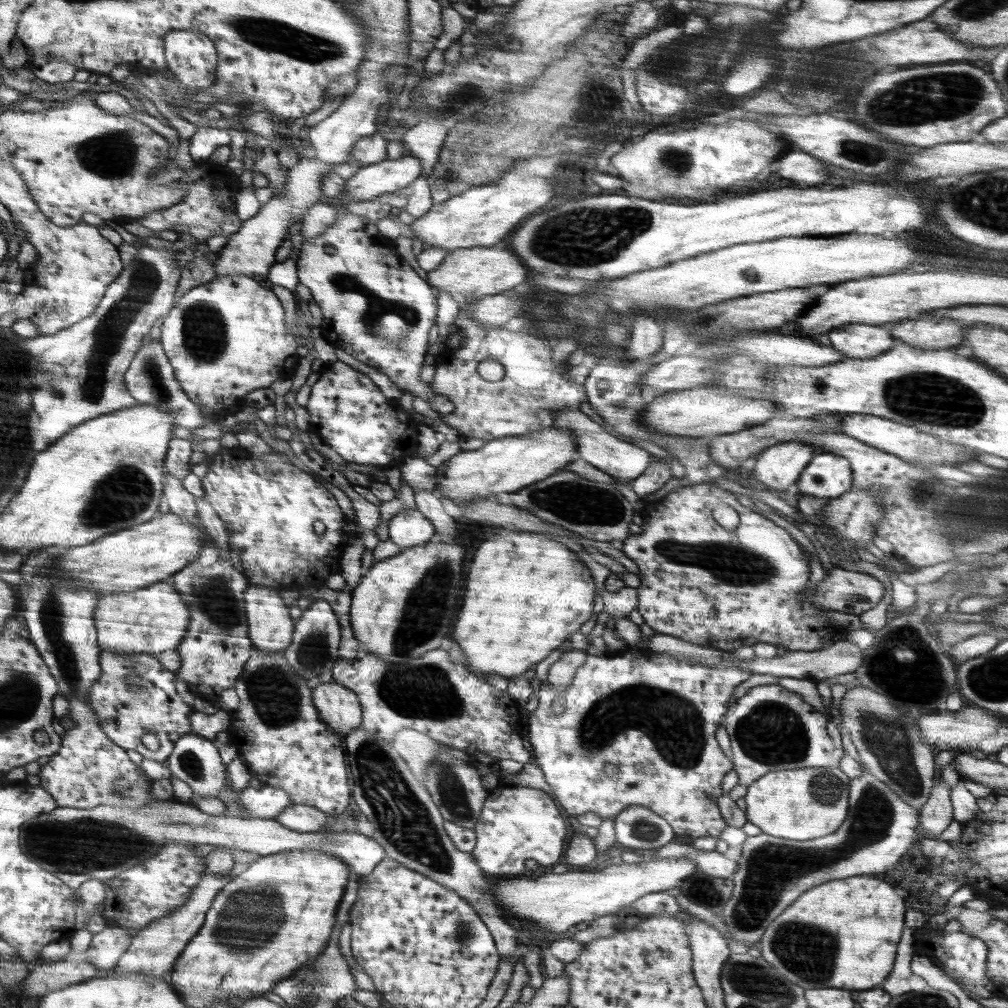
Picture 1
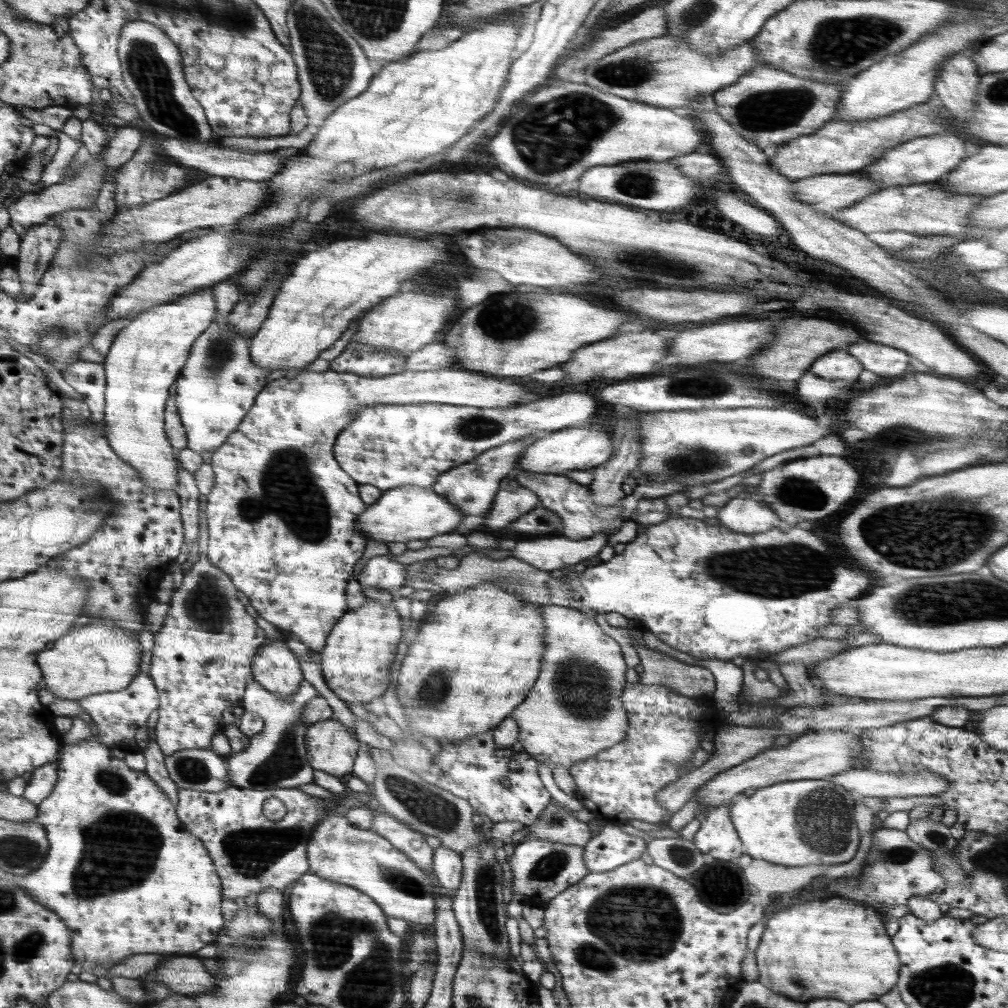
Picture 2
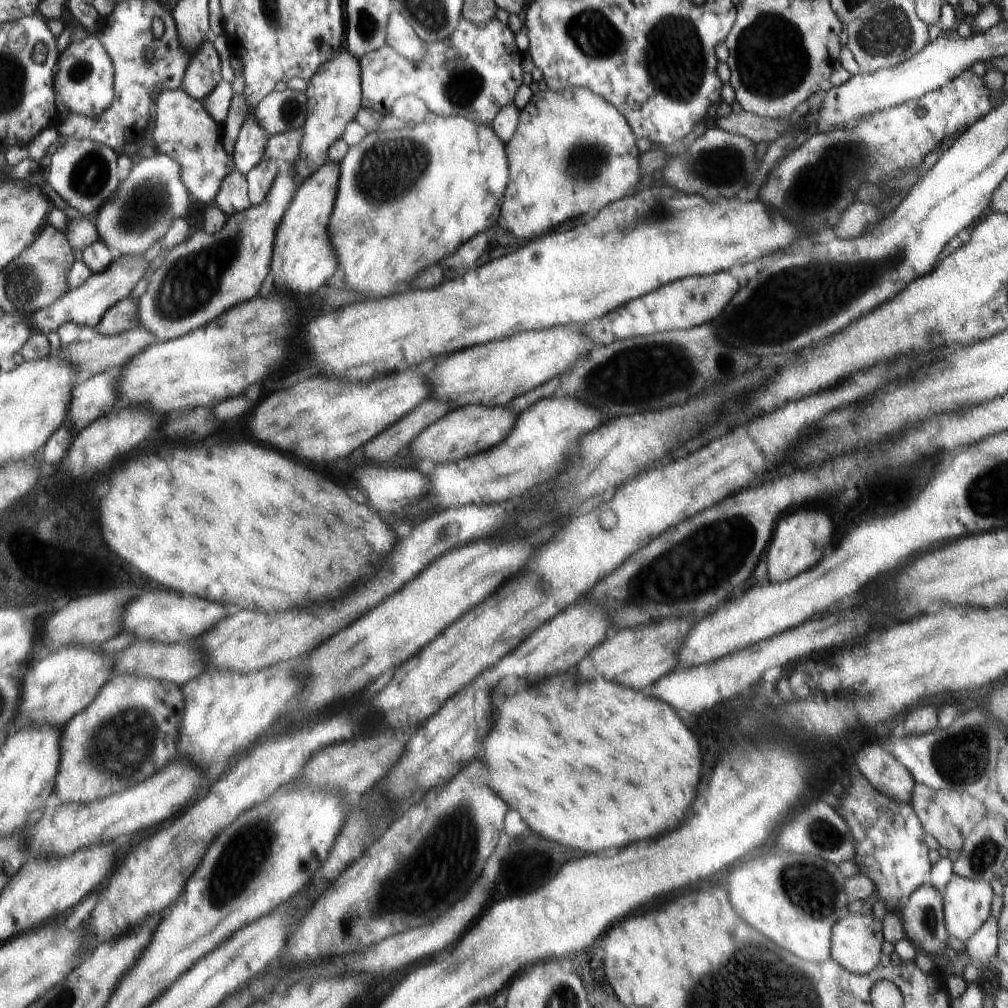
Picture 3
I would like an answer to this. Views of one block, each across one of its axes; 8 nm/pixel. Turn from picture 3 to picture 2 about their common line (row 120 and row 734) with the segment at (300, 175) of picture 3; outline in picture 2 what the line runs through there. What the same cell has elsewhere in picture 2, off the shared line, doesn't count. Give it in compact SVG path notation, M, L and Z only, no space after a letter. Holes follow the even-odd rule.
M326 720L308 726L307 730L308 761L314 770L323 770L332 776L342 778L350 774L354 766L356 752L360 750L358 740L354 740L346 726L336 720Z

